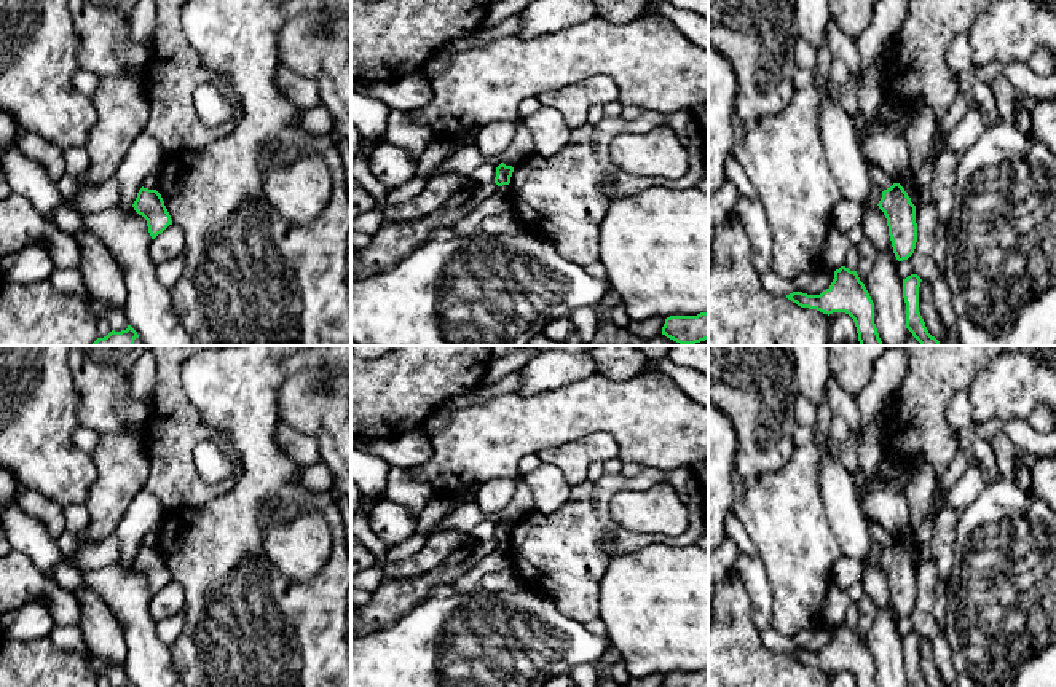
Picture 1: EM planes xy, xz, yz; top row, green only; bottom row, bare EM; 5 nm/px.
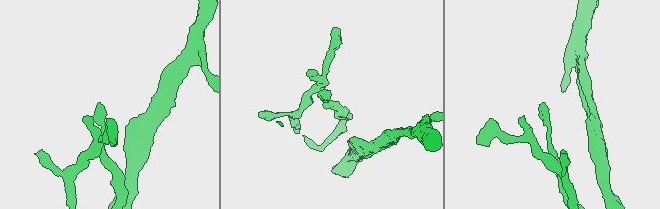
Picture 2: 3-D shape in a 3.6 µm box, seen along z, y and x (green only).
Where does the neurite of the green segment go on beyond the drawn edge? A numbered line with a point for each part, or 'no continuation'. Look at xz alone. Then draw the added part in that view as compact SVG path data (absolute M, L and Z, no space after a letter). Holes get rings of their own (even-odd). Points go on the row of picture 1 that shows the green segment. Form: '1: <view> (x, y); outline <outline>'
no continuation

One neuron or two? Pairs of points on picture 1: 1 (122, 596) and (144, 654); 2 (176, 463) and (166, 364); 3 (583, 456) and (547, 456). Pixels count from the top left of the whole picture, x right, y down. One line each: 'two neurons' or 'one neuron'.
1: one neuron
2: one neuron
3: one neuron

